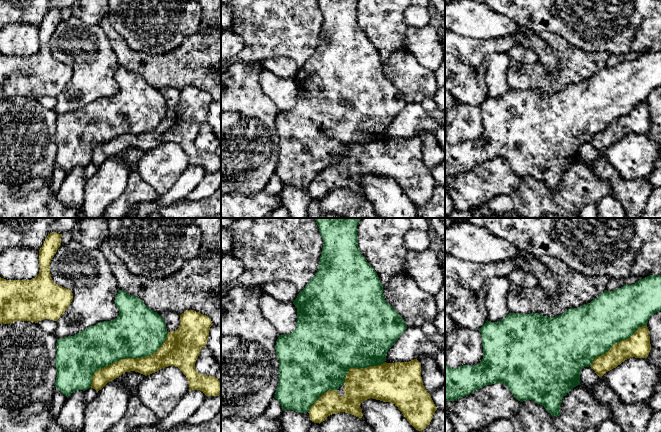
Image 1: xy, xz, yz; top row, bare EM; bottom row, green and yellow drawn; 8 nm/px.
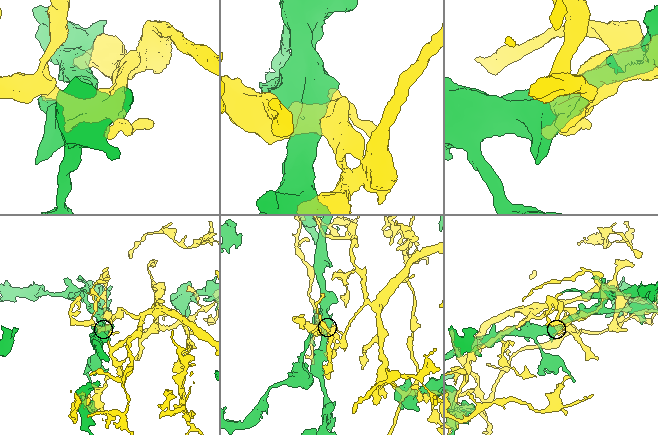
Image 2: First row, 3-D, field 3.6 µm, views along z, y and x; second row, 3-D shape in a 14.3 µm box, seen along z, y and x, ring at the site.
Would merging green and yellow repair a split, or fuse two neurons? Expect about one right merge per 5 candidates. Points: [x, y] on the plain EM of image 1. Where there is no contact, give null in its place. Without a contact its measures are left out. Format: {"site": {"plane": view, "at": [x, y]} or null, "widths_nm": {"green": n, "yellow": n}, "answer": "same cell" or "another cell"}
{"site": {"plane": "xy", "at": [127, 133]}, "widths_nm": {"green": 400, "yellow": 150}, "answer": "another cell"}

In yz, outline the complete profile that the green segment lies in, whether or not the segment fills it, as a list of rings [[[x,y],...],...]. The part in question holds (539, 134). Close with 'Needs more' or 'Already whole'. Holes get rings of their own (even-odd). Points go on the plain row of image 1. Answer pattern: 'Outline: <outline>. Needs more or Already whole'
Outline: [[[650,51],[615,67],[605,66],[590,79],[570,84],[559,92],[509,89],[499,98],[487,96],[478,105],[482,112],[482,137],[474,142],[463,141],[455,145],[445,140],[445,177],[455,177],[485,161],[500,159],[506,161],[518,177],[532,176],[542,181],[552,192],[560,192],[563,173],[580,161],[580,147],[584,143],[591,142],[596,133],[608,128],[615,119],[630,114],[639,103],[646,102],[649,94],[659,87],[661,87],[661,51]]]. Already whole

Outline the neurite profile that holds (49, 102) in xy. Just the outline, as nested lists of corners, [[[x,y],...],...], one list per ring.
[[[43,95],[39,97],[38,102],[47,109],[53,109],[56,106],[56,97],[50,95]]]

